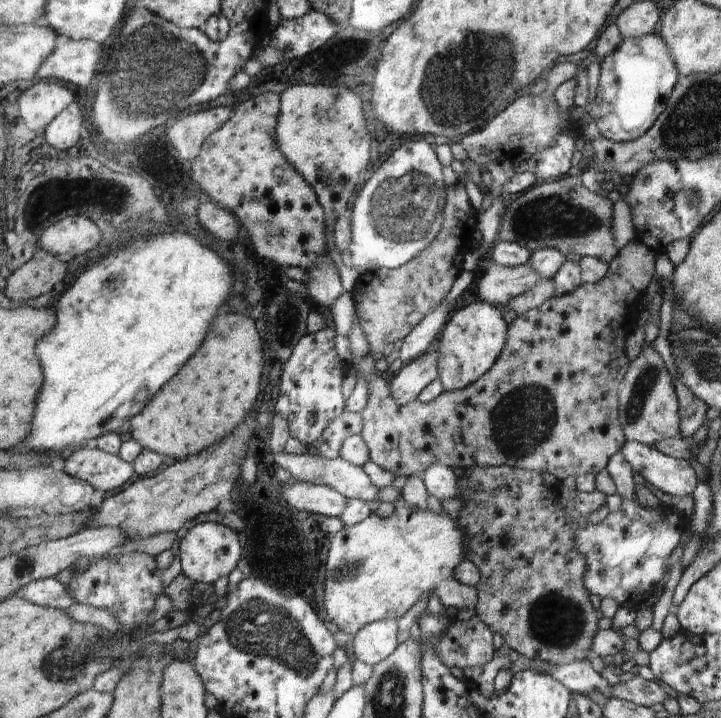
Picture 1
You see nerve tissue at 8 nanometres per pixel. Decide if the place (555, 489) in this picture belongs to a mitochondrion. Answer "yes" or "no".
no

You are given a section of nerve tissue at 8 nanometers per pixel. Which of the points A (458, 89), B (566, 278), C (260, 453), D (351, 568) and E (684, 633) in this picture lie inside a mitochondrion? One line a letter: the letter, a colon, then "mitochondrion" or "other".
A: mitochondrion
B: other
C: other
D: mitochondrion
E: other

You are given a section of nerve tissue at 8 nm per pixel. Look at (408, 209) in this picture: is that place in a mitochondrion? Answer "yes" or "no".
yes

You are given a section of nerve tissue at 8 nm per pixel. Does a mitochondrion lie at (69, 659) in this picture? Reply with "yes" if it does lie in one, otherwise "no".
yes

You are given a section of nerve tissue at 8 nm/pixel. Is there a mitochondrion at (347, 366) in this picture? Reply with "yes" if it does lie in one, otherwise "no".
no

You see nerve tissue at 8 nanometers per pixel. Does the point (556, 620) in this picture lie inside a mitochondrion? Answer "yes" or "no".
yes

